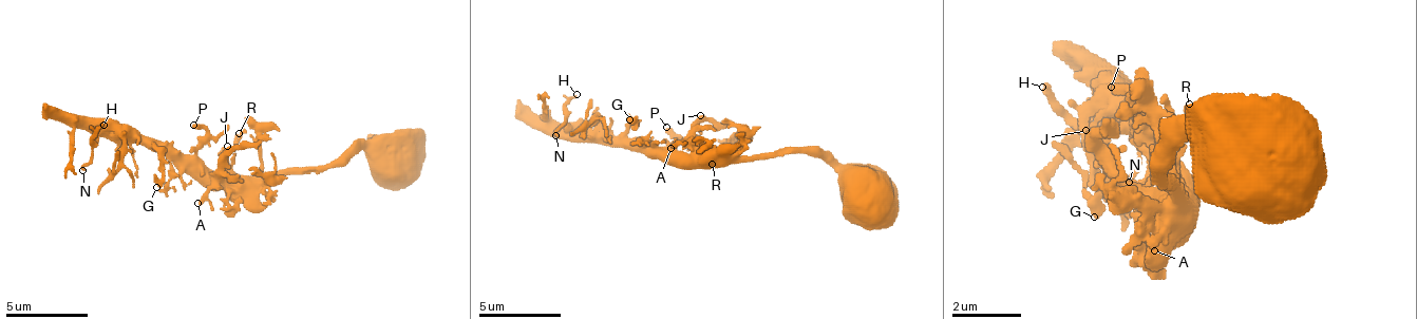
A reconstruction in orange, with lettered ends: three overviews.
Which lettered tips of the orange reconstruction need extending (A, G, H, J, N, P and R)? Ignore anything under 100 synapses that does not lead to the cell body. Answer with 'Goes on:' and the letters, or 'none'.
Goes on: none

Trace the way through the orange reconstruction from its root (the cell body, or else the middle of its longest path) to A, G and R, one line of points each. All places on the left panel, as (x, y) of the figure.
A: (392, 154), (383, 150), (355, 150), (346, 158), (321, 166), (260, 170), (251, 179), (219, 183), (197, 203)
G: (392, 154), (355, 150), (321, 166), (210, 174), (202, 166), (182, 166), (156, 146), (156, 187)
R: (392, 154), (383, 150), (355, 150), (346, 158), (321, 166), (239, 174), (231, 166), (234, 137), (239, 133)

